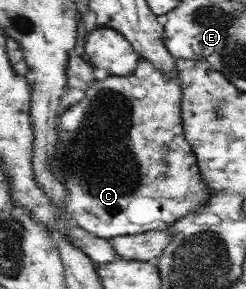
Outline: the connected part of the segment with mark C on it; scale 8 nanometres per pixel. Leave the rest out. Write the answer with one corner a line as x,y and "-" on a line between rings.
140,58
129,76
109,75
91,83
86,95
60,116
58,145
50,167
68,190
65,209
80,228
108,240
148,230
162,231
208,201
211,190
202,178
193,148
185,139
180,101
182,86
177,68
166,74
150,60

